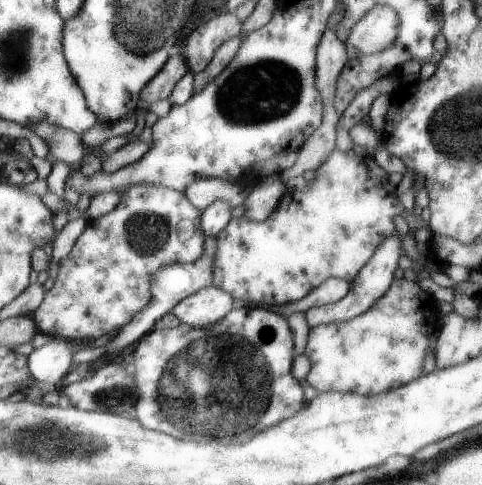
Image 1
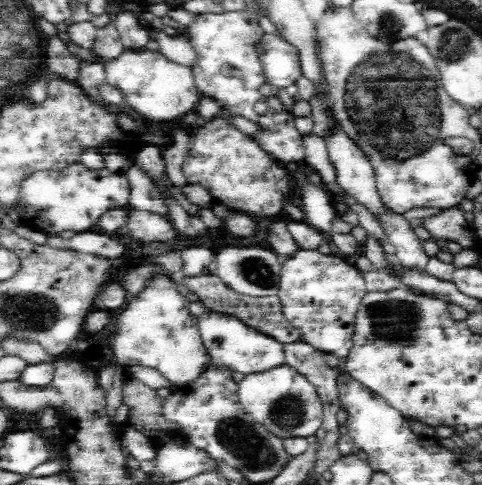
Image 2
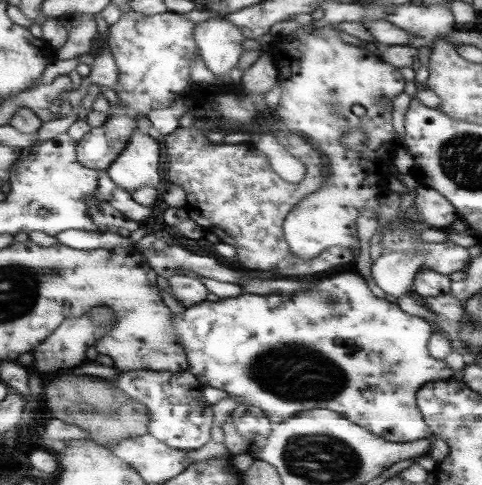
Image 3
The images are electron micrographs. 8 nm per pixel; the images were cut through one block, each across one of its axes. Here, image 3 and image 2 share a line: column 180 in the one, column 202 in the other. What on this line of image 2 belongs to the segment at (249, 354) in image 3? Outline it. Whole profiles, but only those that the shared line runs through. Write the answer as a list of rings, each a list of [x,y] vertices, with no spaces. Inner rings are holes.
[[[206,312],[200,316],[200,332],[204,338],[204,348],[212,354],[212,364],[220,364],[220,362],[228,364],[234,372],[242,372],[246,376],[286,366],[286,354],[284,354],[286,346],[282,342],[248,328],[234,316]]]

